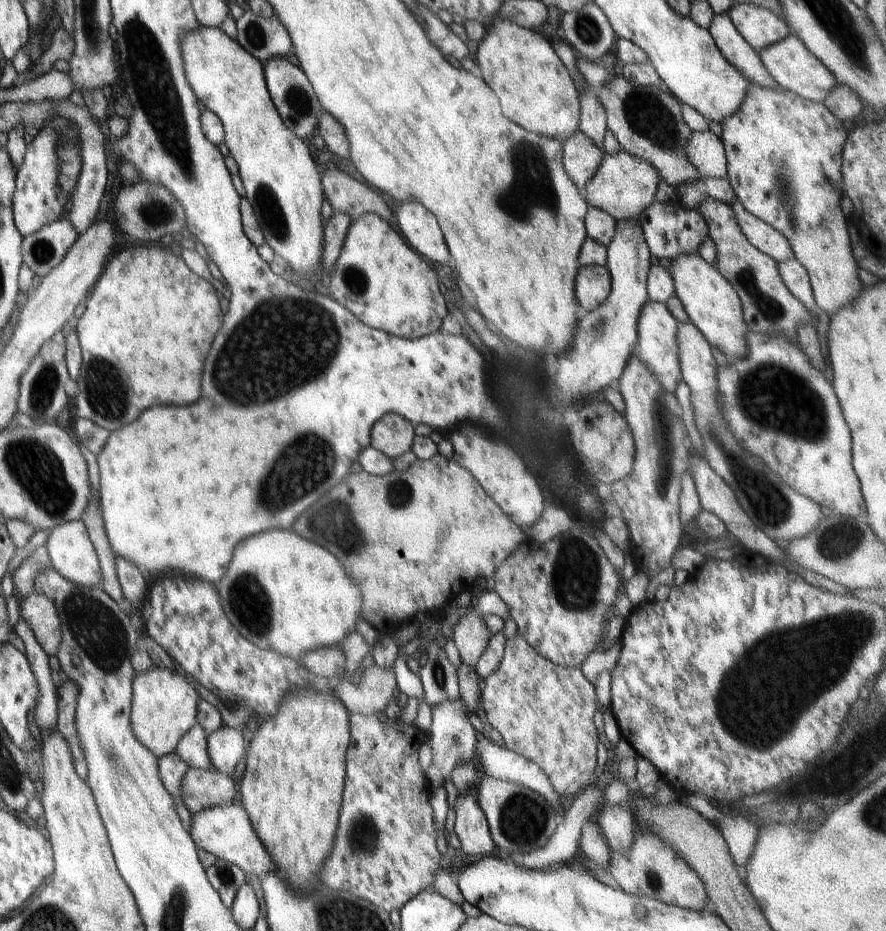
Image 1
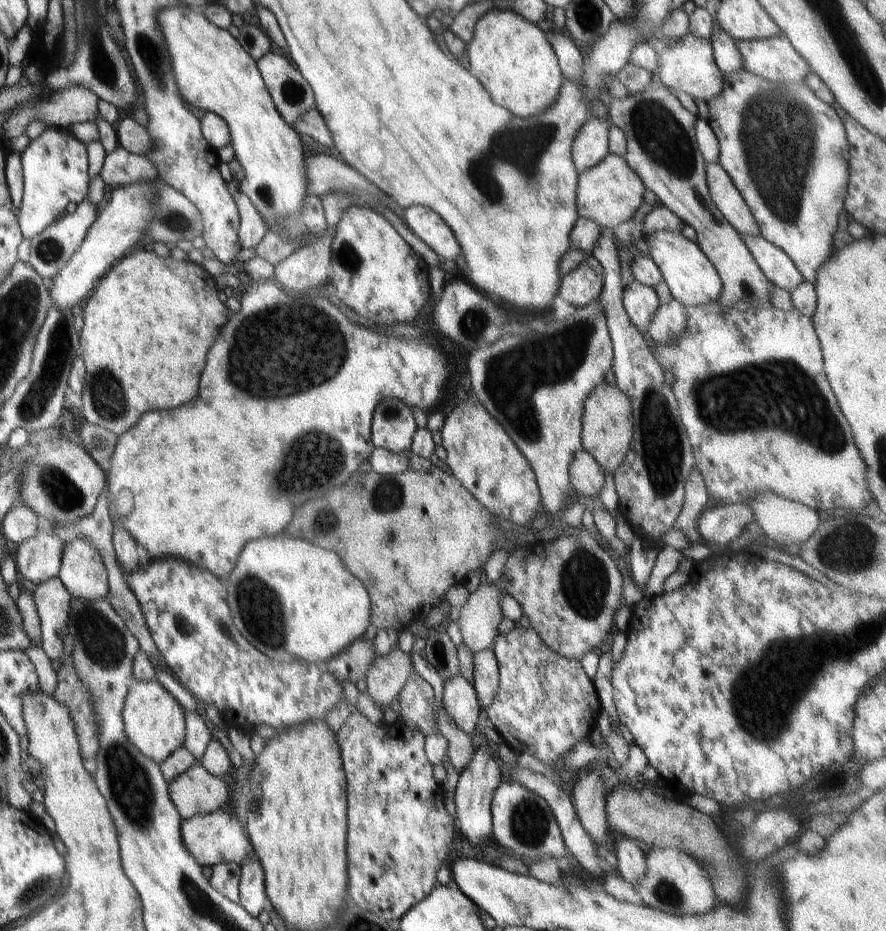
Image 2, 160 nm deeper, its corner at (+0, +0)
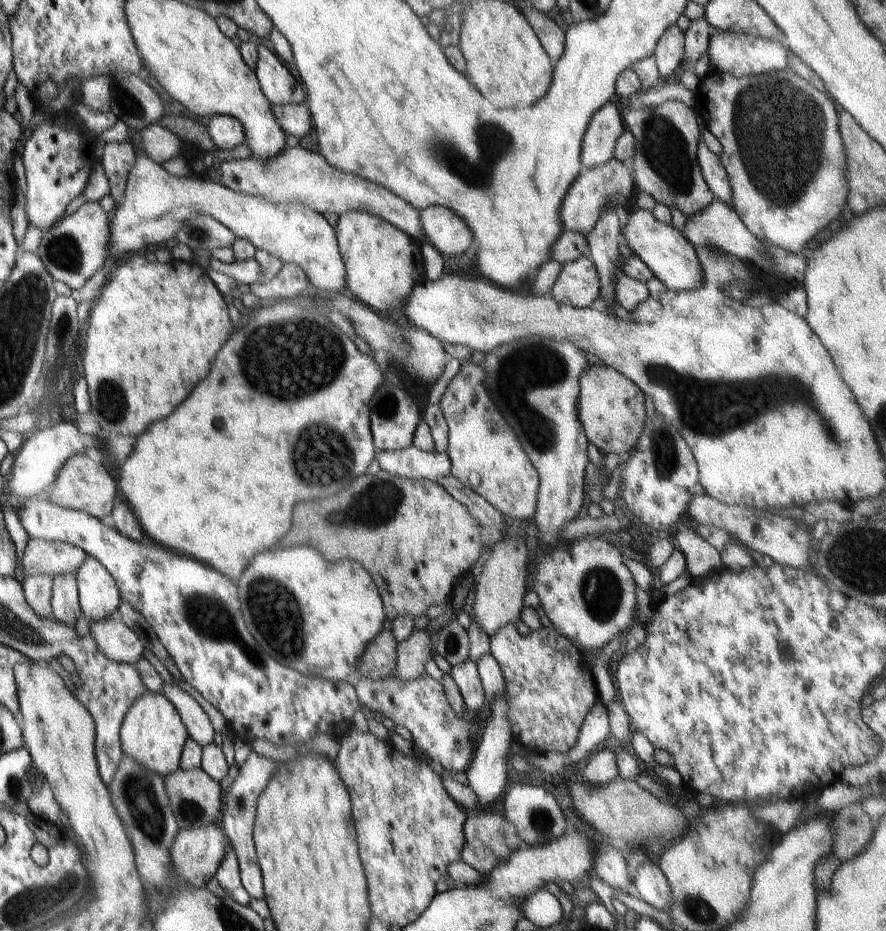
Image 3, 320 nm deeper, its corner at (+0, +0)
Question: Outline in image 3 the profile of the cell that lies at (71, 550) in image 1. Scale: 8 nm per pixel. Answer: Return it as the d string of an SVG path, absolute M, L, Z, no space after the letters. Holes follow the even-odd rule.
M87 555L86 562L75 572L81 612L92 621L101 621L117 610L121 603L119 590L112 575L95 558Z

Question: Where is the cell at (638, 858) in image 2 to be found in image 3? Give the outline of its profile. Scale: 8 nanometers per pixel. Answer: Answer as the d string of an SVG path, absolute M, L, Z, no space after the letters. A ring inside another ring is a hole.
M646 863L638 868L638 873L632 874L632 882L644 902L650 906L668 912L672 893L666 875L654 863Z

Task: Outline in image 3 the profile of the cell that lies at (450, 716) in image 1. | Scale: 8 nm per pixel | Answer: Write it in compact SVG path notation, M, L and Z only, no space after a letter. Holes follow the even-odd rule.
M468 658L462 664L453 666L450 674L463 696L466 710L480 713L485 706L485 694L477 664Z

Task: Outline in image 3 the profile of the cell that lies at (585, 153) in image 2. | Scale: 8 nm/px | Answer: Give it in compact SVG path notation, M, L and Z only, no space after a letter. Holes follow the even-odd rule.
M614 103L599 108L592 115L582 141L582 166L593 168L612 160L615 144L625 129L625 122Z

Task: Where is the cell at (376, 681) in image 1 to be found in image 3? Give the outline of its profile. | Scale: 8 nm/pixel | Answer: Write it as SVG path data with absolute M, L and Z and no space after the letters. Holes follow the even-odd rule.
M415 629L406 640L398 643L395 672L392 675L402 680L418 678L425 673L425 662L430 658L430 635L426 629Z

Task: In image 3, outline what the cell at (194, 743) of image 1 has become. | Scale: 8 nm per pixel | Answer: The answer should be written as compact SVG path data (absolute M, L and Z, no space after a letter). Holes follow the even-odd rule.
M164 683L161 693L174 705L178 711L189 737L193 738L203 748L215 741L212 723L201 707L201 701L192 698L178 685Z

